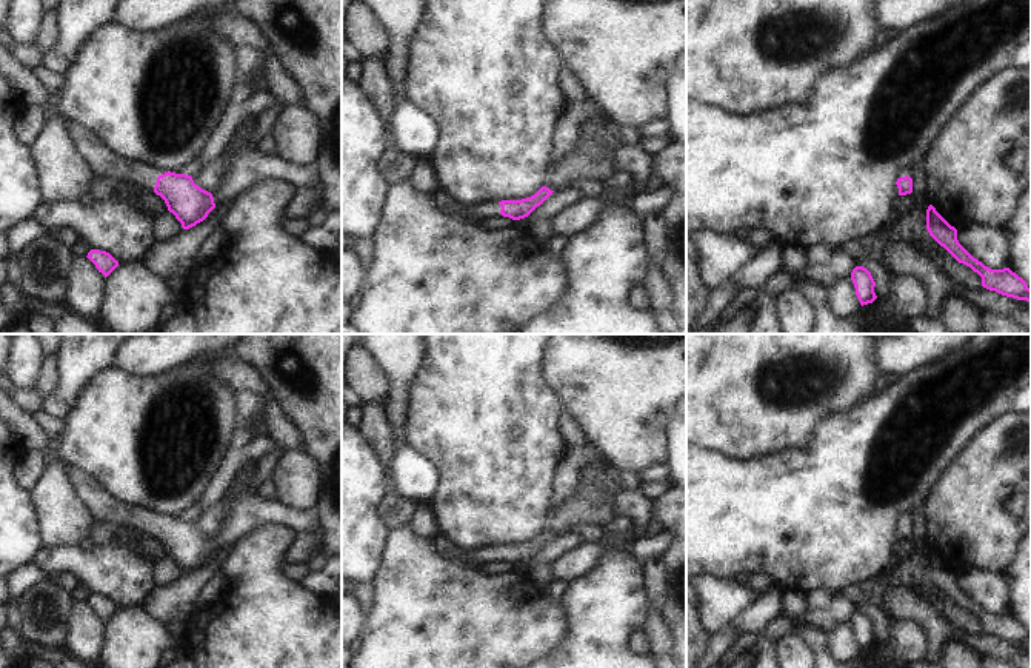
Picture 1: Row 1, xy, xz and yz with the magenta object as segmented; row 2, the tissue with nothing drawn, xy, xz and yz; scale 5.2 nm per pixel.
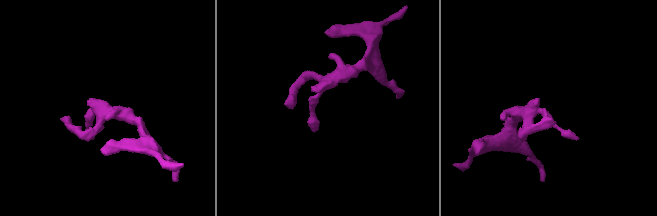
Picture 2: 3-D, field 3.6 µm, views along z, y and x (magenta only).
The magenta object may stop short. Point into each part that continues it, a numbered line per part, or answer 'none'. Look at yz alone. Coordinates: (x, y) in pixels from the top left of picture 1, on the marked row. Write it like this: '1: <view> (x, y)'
none

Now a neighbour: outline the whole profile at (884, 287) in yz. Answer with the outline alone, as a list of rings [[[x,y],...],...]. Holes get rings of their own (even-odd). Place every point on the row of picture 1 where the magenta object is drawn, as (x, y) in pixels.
[[[856,259],[856,266],[863,266],[871,272],[876,282],[874,292],[877,299],[893,308],[894,306],[893,282],[886,269],[869,259]]]

